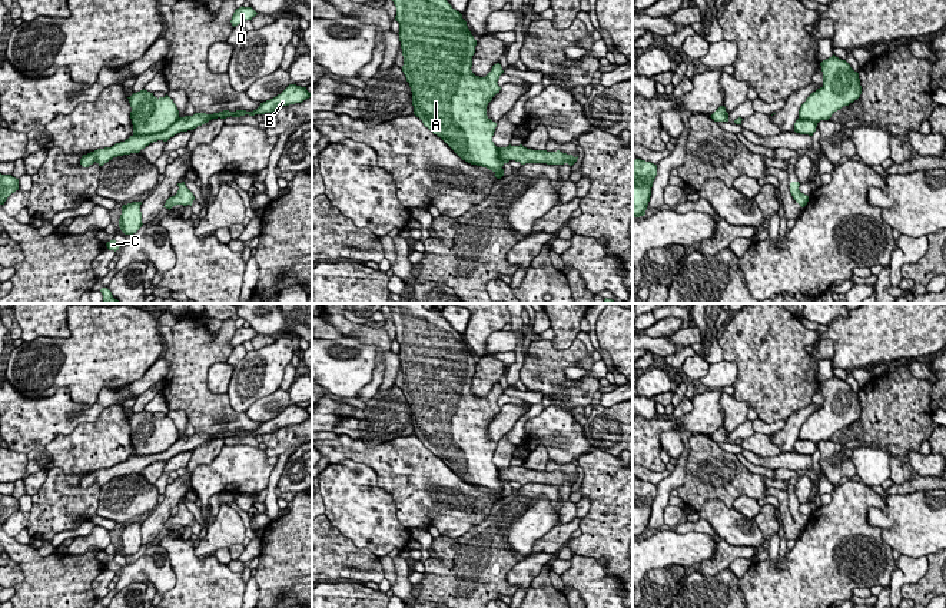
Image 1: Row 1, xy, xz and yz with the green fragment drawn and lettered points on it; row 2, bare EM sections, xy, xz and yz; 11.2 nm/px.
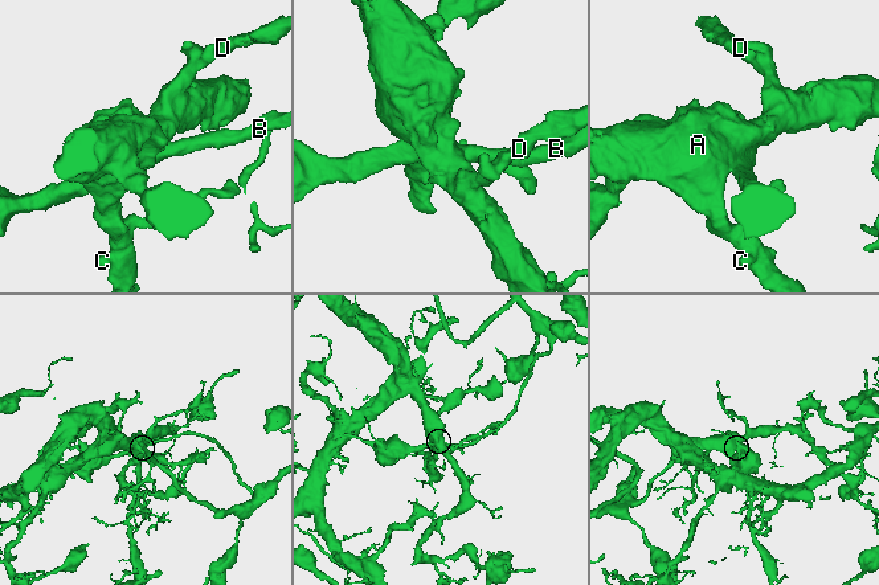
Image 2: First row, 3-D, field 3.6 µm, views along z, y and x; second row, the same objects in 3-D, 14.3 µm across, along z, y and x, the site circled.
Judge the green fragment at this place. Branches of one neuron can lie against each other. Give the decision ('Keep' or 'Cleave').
Cleave

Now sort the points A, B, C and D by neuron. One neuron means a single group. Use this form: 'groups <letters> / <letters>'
groups A C D / B

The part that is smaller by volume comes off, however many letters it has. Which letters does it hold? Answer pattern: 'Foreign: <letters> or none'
Foreign: B

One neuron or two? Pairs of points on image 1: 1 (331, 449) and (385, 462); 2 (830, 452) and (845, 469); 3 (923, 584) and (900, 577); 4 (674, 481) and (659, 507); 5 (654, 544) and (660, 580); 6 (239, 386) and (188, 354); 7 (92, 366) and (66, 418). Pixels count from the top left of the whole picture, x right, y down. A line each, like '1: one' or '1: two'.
1: one
2: one
3: two
4: one
5: two
6: two
7: two

